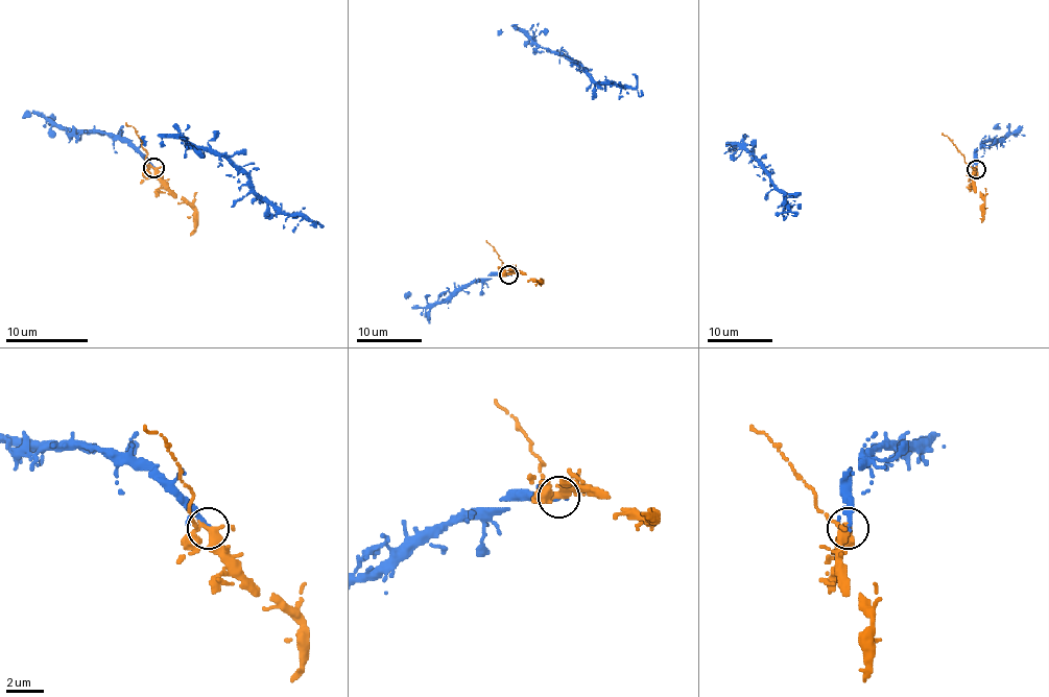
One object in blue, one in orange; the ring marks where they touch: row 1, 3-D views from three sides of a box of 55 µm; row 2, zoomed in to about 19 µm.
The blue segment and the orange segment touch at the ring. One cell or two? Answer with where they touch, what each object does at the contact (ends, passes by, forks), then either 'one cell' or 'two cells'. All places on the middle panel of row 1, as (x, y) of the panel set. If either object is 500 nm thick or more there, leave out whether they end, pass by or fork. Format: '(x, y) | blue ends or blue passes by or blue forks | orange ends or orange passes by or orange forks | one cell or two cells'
(508, 274) | blue ends | orange forks | one cell

